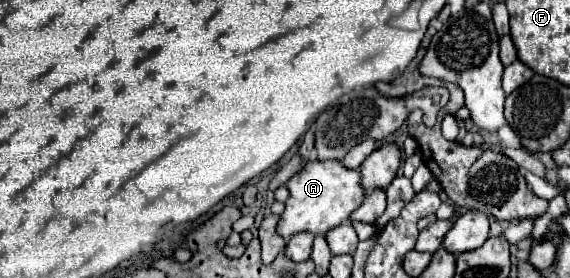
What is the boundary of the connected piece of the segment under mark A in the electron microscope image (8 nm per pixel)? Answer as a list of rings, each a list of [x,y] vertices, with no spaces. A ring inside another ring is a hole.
[[[338,160],[328,162],[308,162],[296,176],[288,180],[288,200],[286,210],[280,216],[276,232],[286,240],[298,232],[312,232],[312,234],[326,234],[328,230],[340,226],[348,220],[348,216],[362,204],[366,192],[360,186],[360,172],[342,168]]]

